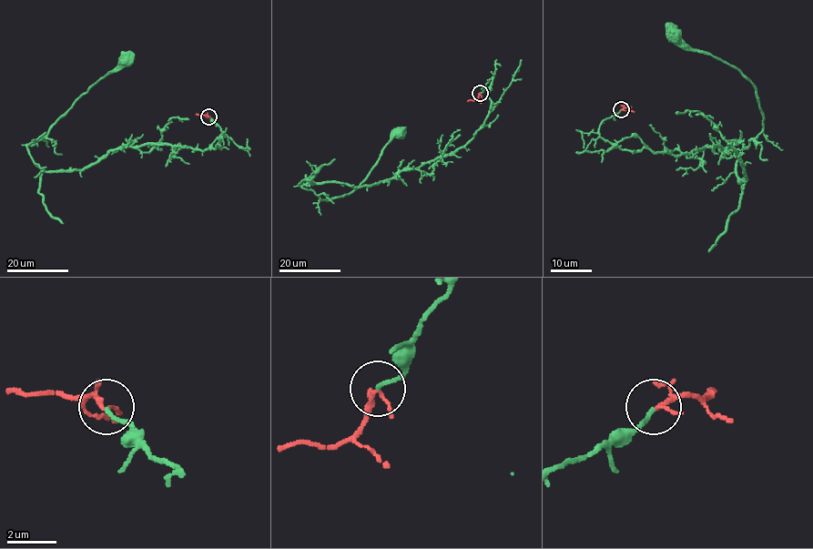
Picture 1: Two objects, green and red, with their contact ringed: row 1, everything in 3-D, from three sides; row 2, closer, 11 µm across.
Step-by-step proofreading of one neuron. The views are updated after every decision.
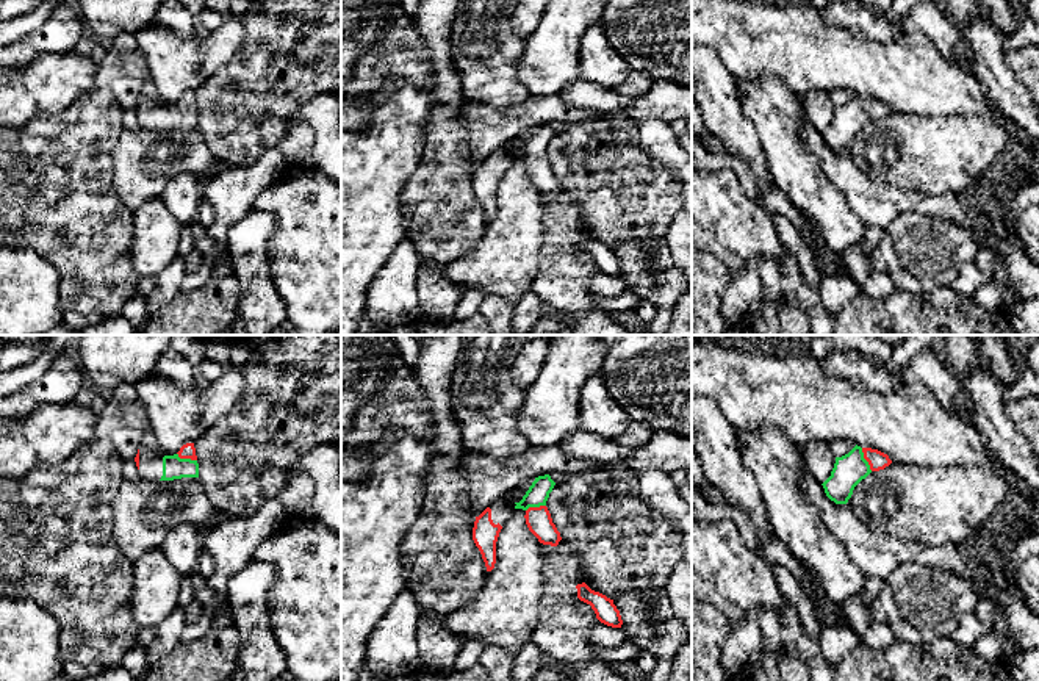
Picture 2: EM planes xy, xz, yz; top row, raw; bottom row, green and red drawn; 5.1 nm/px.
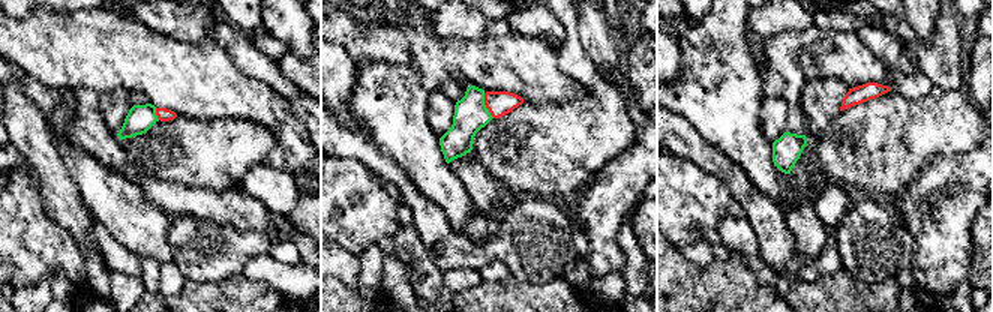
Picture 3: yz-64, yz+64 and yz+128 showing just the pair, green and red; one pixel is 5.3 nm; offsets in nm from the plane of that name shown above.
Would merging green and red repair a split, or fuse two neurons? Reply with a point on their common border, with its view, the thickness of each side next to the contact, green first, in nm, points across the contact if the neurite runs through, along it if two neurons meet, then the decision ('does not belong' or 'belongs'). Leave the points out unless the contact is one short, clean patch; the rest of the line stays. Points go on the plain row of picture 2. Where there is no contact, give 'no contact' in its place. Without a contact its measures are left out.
meets green in yz at (864, 108); 160 nm thick on the green side, 100 nm on the other; runs through yz (848, 119), (864, 108), (878, 110); belongs

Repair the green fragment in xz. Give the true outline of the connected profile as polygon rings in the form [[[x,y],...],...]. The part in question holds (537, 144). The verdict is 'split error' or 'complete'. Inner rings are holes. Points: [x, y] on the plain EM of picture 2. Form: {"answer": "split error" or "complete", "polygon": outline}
{"answer": "split error", "polygon": [[[549,124],[538,125],[523,146],[520,152],[515,152],[515,158],[523,158],[526,161],[526,174],[529,180],[543,194],[557,196],[562,189],[560,182],[552,172],[551,163],[546,157],[549,142],[552,141],[555,132]]]}

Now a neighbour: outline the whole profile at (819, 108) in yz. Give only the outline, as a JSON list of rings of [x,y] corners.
[[[817,91],[804,95],[804,113],[807,121],[823,133],[829,125],[836,113],[836,105],[832,103],[826,91]]]

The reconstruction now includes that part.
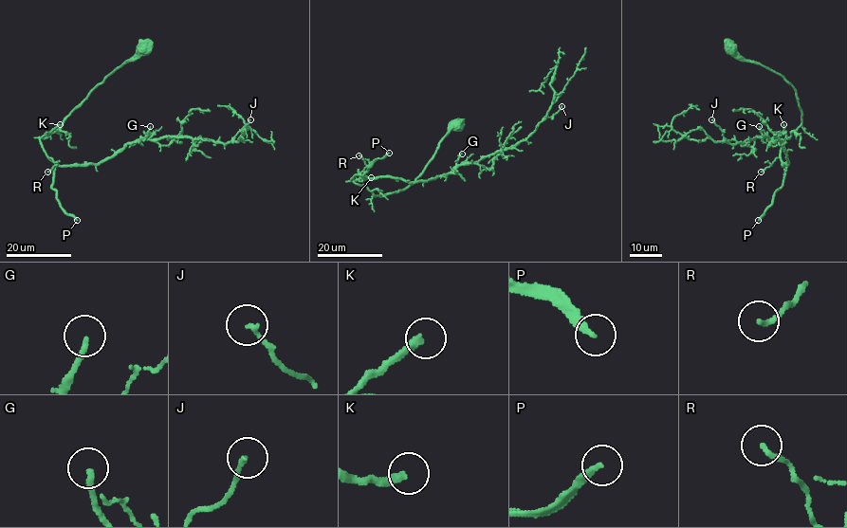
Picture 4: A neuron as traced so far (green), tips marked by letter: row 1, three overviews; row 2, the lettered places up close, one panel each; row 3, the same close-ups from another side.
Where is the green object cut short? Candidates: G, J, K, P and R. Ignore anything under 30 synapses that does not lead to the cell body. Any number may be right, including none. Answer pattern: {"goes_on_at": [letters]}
{"goes_on_at": ["K", "P"]}

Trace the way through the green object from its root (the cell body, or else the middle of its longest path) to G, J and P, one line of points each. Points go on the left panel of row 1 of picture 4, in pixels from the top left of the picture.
G: (146, 45), (40, 141), (57, 164), (98, 164), (143, 138), (150, 126)
J: (146, 45), (40, 138), (57, 164), (98, 164), (144, 139), (227, 144), (250, 119)
P: (146, 45), (98, 85), (59, 129), (40, 138), (45, 154), (55, 165), (52, 188), (56, 199), (77, 220)

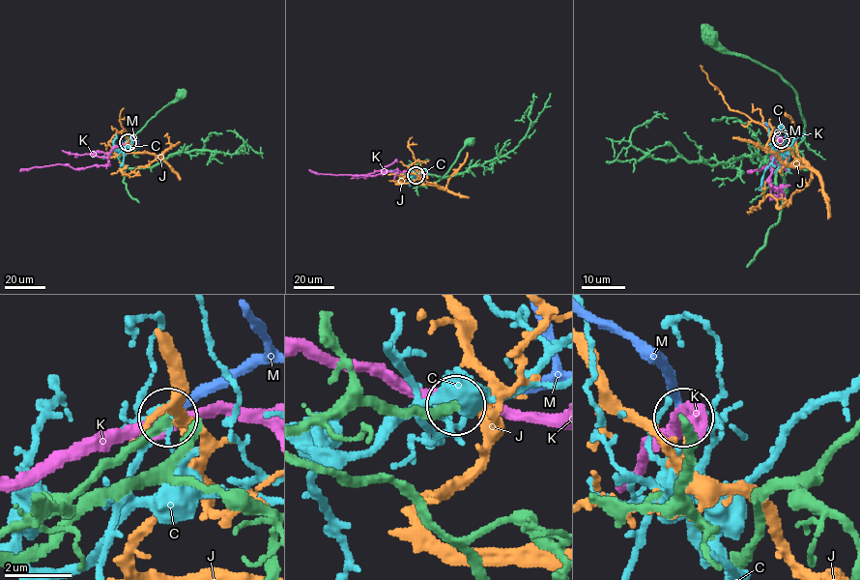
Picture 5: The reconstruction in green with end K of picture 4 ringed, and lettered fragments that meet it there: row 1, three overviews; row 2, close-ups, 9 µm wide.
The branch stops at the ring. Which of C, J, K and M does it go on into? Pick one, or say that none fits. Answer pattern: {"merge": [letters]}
{"merge": ["M"]}

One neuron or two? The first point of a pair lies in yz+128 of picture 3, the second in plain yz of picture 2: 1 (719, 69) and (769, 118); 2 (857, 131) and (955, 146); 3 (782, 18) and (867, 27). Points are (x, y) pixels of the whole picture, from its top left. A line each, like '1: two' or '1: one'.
1: one
2: one
3: one

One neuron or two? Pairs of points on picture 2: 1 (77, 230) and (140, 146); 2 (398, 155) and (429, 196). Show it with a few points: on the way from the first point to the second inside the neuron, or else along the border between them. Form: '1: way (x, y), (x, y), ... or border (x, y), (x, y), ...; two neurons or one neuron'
1: border (113, 146), (113, 191), (132, 212); two neurons
2: border (426, 138), (418, 168), (401, 196), (402, 208); two neurons

